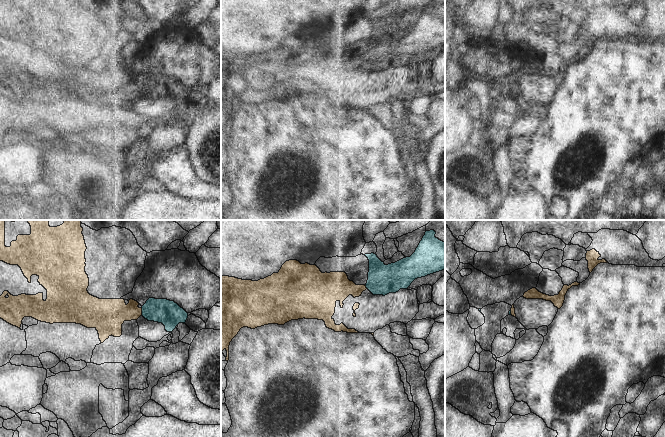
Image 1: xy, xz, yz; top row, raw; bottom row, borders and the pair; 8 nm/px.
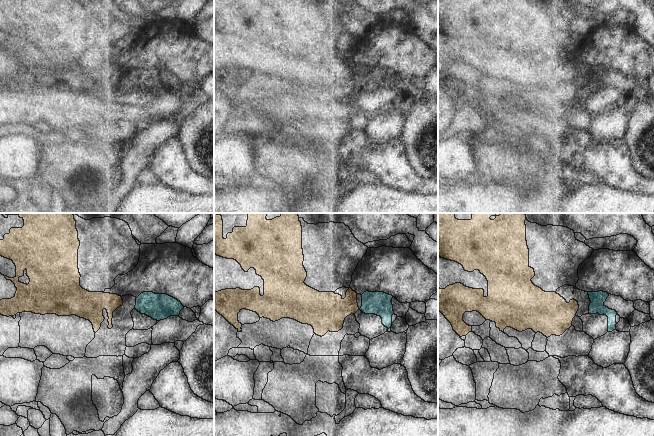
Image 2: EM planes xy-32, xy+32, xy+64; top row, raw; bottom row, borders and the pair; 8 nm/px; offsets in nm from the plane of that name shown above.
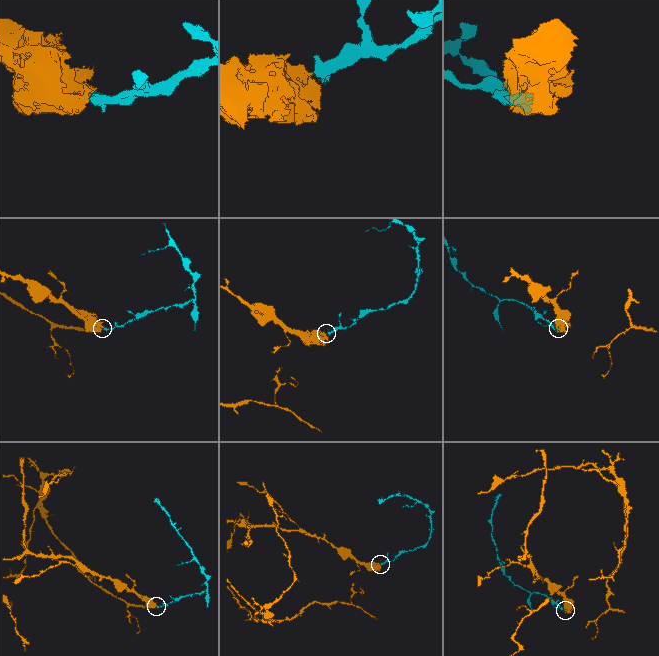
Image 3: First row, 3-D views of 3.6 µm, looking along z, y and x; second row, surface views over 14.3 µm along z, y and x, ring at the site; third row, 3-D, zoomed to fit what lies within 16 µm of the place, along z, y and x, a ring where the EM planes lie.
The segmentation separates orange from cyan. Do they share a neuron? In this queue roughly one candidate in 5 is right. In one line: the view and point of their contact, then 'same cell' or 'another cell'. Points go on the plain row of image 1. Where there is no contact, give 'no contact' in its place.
xy (141, 87) | another cell

